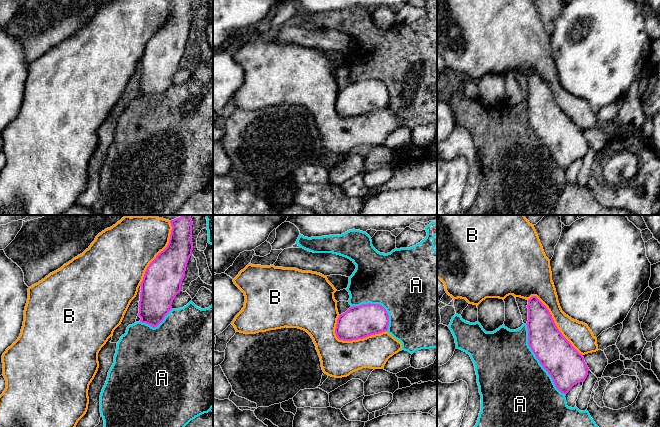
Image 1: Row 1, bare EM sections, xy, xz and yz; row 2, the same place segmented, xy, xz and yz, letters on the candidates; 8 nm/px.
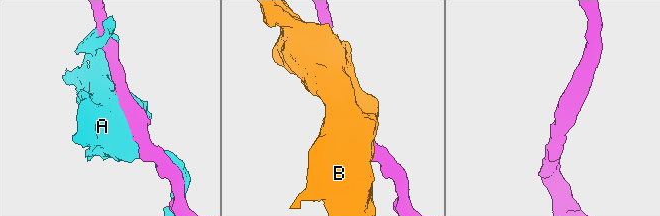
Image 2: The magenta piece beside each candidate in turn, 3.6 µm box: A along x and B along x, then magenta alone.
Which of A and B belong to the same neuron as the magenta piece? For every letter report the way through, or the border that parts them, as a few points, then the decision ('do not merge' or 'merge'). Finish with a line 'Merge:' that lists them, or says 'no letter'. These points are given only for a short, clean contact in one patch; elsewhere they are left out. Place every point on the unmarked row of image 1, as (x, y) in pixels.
A: do not merge
B: do not merge
Merge: no letter

